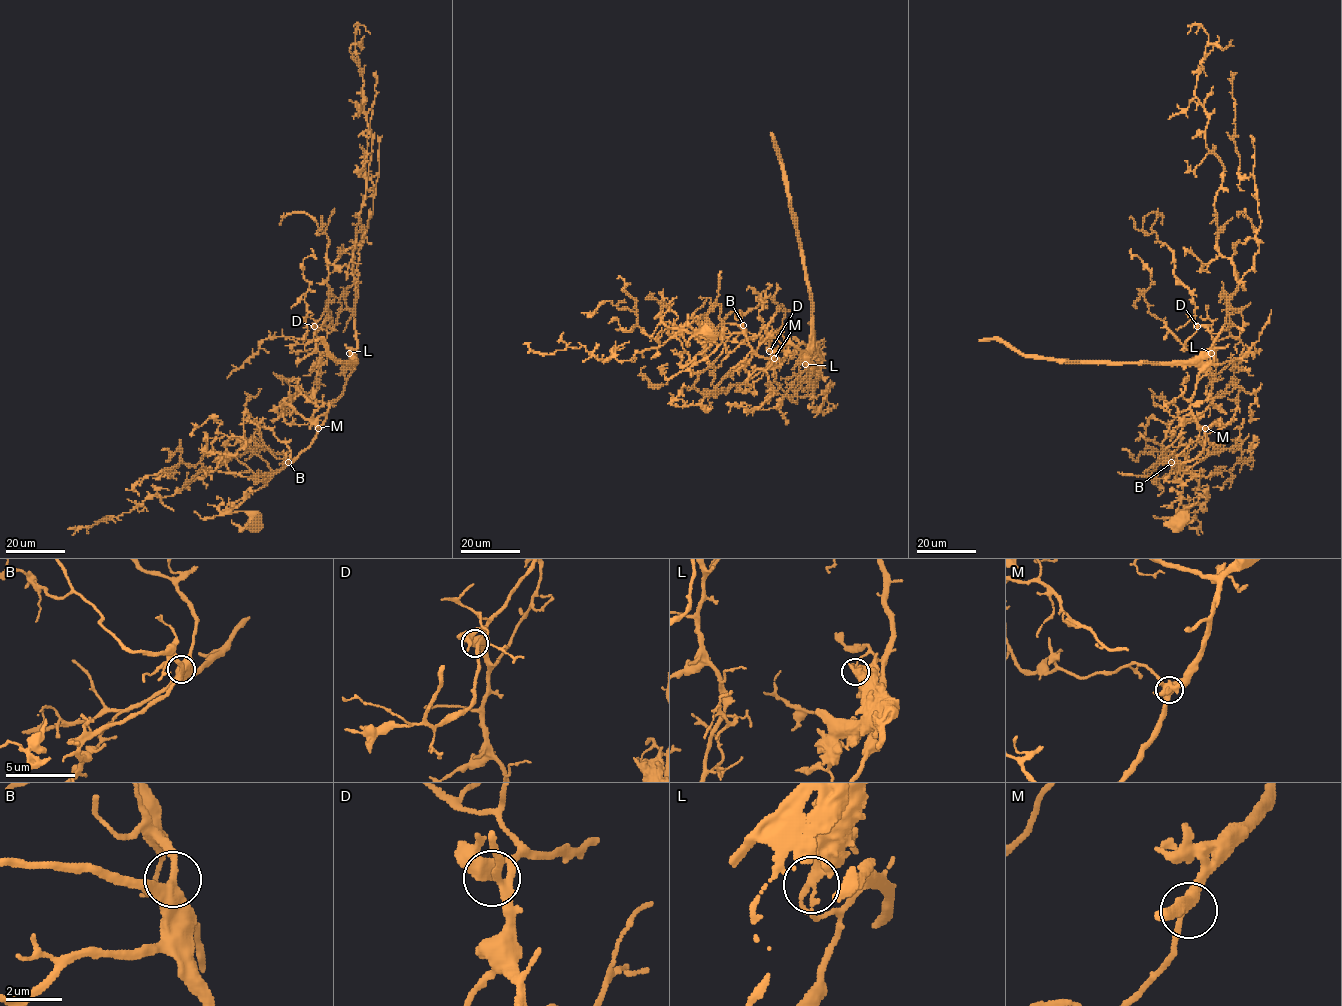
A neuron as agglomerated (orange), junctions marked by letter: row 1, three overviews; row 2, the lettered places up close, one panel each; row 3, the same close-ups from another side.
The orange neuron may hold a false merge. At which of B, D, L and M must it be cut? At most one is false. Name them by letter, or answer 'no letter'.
L

